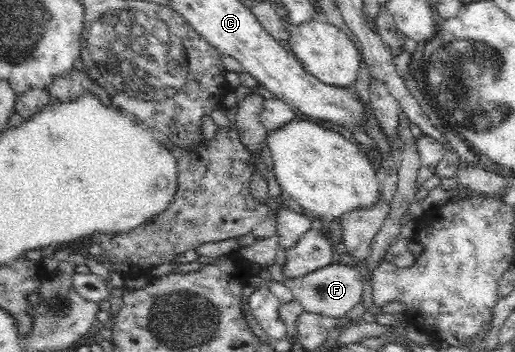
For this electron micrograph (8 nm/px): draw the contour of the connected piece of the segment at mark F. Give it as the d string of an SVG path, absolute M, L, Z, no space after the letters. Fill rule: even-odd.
M273 260L268 265L268 271L271 274L271 279L283 283L291 290L294 301L301 305L303 312L307 311L308 313L331 318L343 318L347 312L351 311L357 304L360 304L364 290L359 268L344 264L333 263L309 272L303 277L287 279L282 273L279 273L277 261Z

